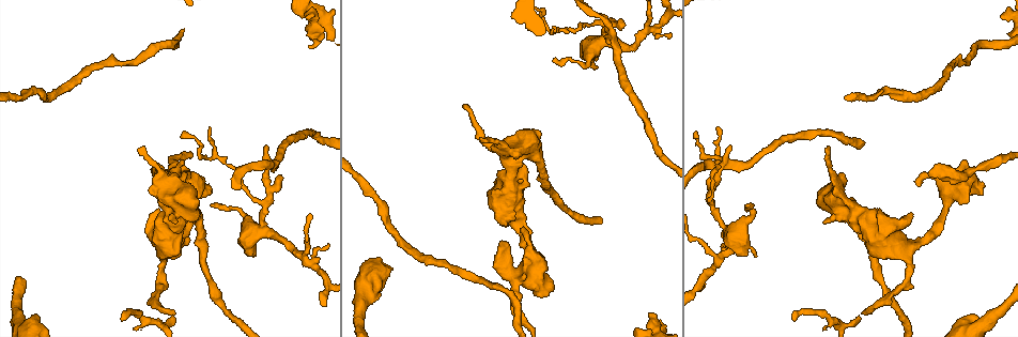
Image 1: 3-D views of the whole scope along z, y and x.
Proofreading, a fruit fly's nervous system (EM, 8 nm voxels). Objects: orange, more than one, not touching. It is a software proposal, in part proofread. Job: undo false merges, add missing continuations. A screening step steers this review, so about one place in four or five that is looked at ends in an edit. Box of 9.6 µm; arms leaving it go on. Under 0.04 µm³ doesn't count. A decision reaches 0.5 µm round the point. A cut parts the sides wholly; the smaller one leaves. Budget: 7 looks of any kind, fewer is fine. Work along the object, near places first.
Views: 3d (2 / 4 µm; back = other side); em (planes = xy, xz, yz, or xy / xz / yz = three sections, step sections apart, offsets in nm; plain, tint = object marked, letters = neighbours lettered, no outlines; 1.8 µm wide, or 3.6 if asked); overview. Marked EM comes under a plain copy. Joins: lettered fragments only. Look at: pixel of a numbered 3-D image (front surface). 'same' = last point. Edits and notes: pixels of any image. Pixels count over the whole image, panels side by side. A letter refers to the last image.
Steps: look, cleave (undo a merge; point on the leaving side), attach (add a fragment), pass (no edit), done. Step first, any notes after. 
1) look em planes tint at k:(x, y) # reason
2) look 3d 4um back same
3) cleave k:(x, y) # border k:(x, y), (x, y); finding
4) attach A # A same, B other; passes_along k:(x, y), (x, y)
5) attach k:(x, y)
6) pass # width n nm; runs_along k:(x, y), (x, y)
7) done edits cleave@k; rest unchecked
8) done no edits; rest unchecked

look em planes letters at 1:(721, 258) # three-way junction

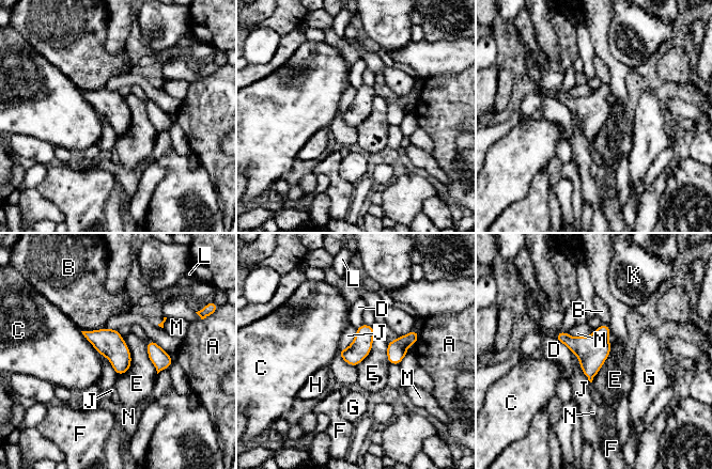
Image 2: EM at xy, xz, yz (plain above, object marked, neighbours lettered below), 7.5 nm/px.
pass # longest_contact E 300 nm; A other, B other, C other, D other, E other, F other, G other, H other, J other, K other, L other, M other, N other; border 2:(572, 353), (590, 382); all the same neuron

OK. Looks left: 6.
look em xz step 8 tint at 1:(254, 256) # an open end

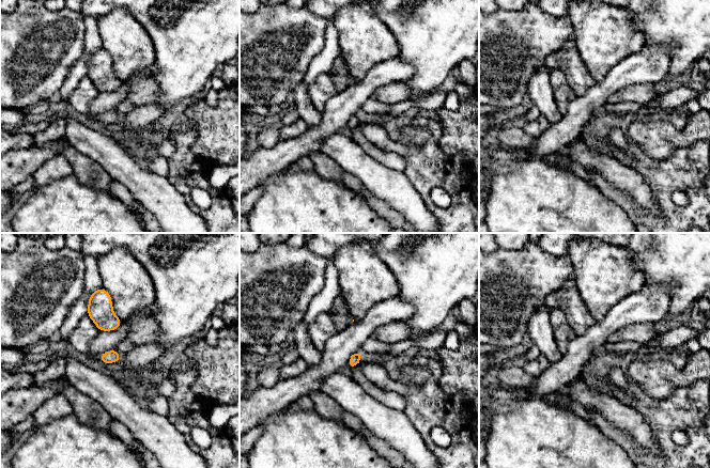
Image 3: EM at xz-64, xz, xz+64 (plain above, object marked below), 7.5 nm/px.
look em planes letters same

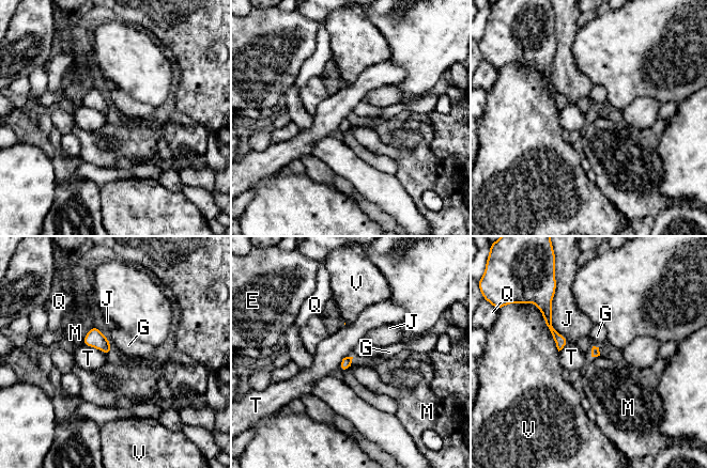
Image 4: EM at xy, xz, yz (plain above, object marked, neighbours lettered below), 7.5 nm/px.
pass # E other, G other, J other, M other, Q other, T other, V other; border 4:(83, 344), (110, 354); none of them fits

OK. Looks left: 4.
look em yz step 8 letters at 1:(508, 222) # branch stops here

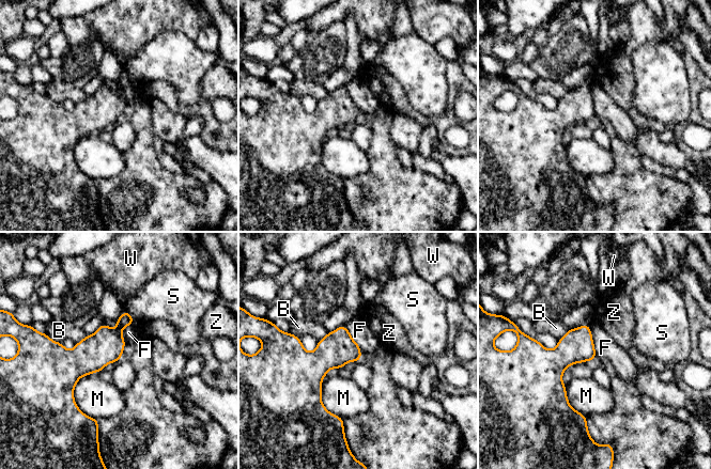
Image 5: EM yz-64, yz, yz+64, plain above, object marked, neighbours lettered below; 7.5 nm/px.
pass # longest_contact M 380 nm; B other, F other, M other, S other, W other, Z other; none of them fits

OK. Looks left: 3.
done no edits; rest unchecked

